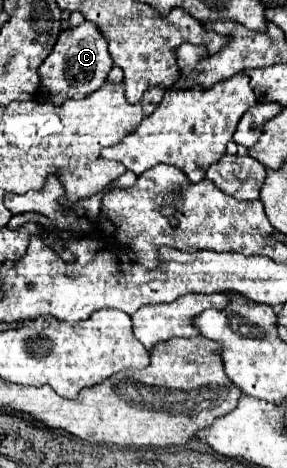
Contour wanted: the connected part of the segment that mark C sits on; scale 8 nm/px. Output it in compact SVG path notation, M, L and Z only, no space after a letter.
M84 21L82 25L74 29L64 29L56 41L56 47L48 55L48 59L40 65L40 87L38 91L48 91L52 99L38 99L42 103L60 105L68 99L84 99L86 95L98 91L114 63L108 63L108 43L100 35L98 27L90 21Z

